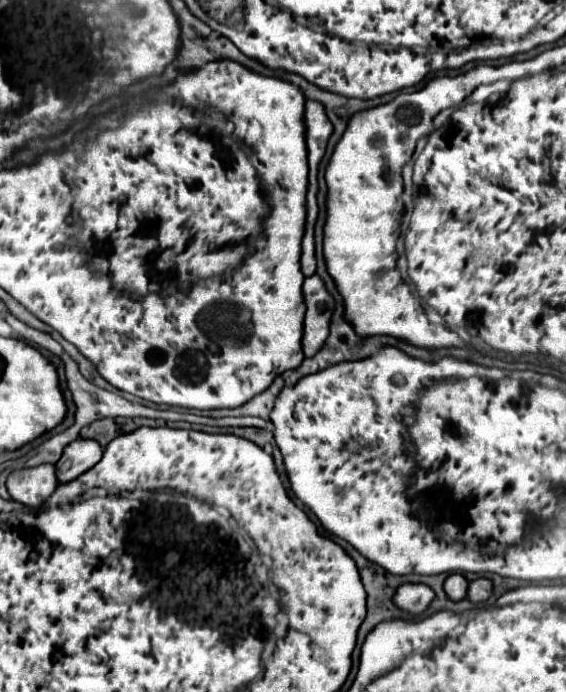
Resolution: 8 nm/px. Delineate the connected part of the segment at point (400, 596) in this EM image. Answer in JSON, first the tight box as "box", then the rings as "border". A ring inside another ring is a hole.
{"box":[392,584,434,616],"border":[[[402,584],[394,592],[392,602],[400,610],[404,610],[404,612],[408,612],[412,616],[418,616],[418,614],[422,614],[428,608],[432,598],[434,598],[434,592],[426,584]]]}

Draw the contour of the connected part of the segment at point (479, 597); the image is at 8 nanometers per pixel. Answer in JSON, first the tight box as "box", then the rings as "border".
{"box":[466,578,492,604],"border":[[[480,578],[480,580],[474,580],[474,582],[468,586],[468,596],[466,596],[466,598],[468,598],[470,602],[478,604],[478,602],[488,600],[490,594],[492,594],[490,582],[488,582],[486,578]]]}

